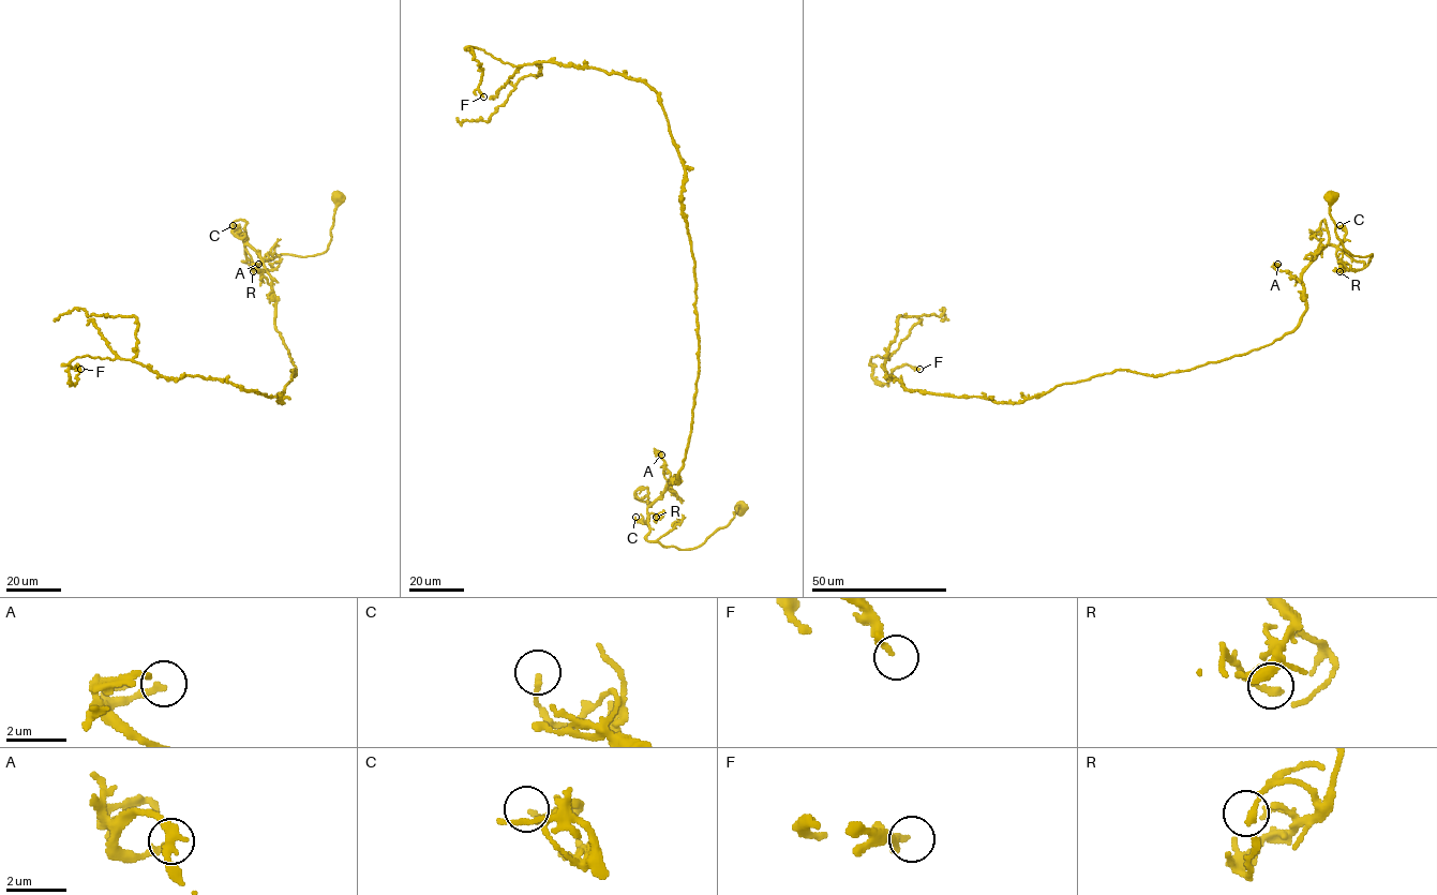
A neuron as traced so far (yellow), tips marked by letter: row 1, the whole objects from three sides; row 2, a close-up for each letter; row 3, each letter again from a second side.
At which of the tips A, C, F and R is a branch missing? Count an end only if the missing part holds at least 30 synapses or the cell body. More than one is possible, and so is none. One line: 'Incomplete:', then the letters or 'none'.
Incomplete: none

